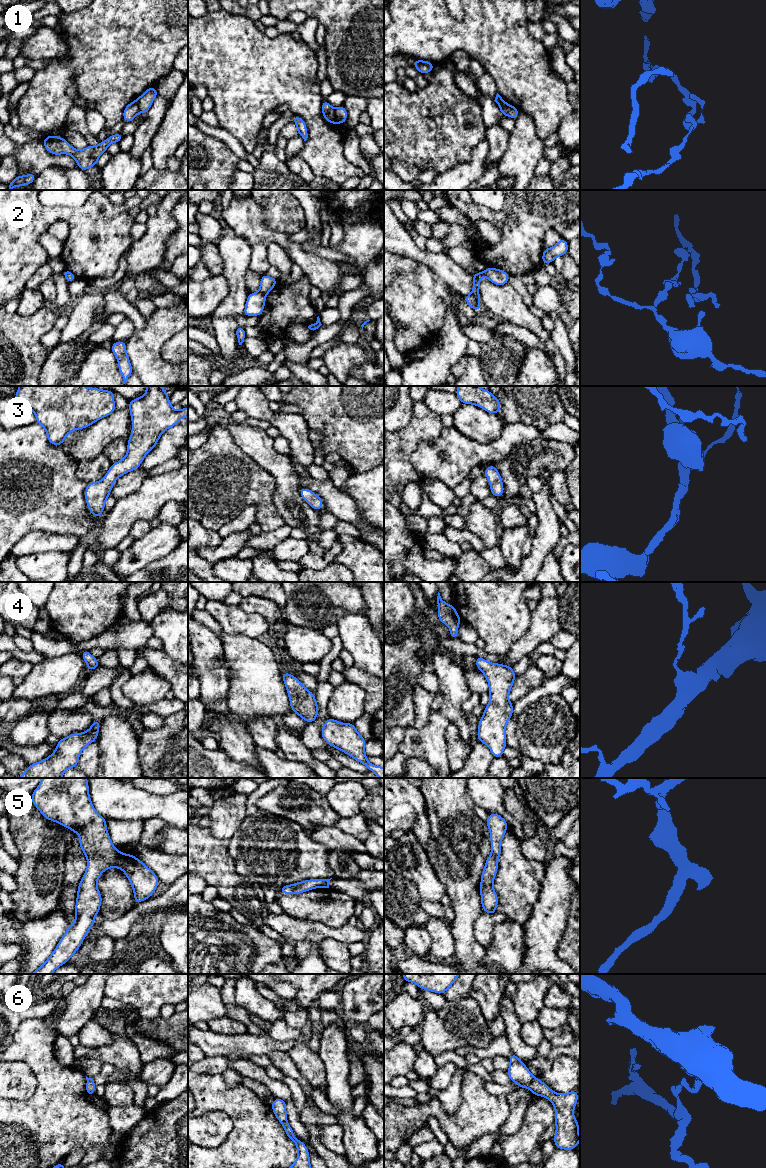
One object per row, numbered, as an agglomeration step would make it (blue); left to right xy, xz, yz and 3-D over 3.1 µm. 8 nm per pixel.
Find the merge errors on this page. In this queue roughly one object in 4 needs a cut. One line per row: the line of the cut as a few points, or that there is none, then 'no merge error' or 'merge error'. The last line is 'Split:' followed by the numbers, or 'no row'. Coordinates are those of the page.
1: xz (333, 109), (338, 122) | merge error
2: xz (259, 290), (265, 295) | merge error
3: no cut | no merge error
4: no cut | no merge error
5: no cut | no merge error
6: yz (535, 1078), (528, 1087) | merge error
Split: 1, 2, 6

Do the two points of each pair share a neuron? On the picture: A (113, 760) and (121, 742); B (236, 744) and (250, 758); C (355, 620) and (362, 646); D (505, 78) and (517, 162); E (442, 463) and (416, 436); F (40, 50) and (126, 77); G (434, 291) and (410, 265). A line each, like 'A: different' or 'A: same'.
A: same
B: same
C: same
D: different
E: different
F: different
G: different

